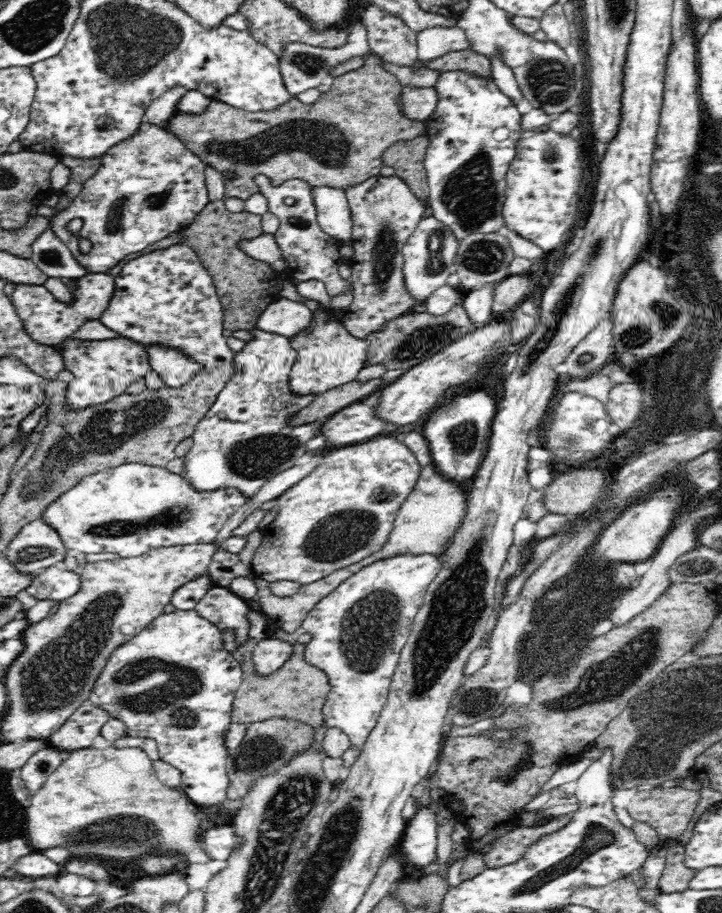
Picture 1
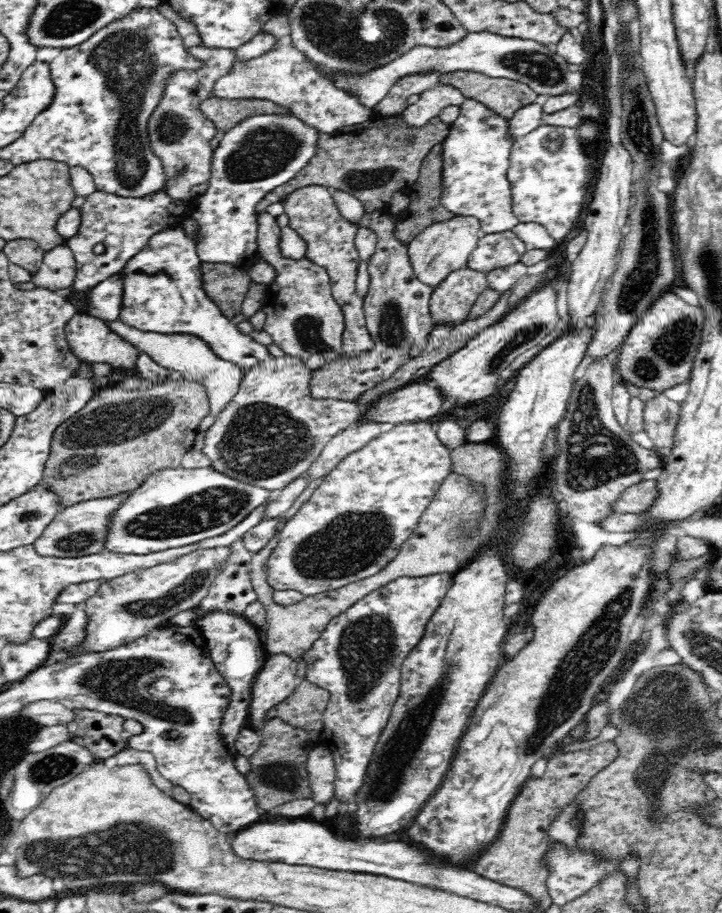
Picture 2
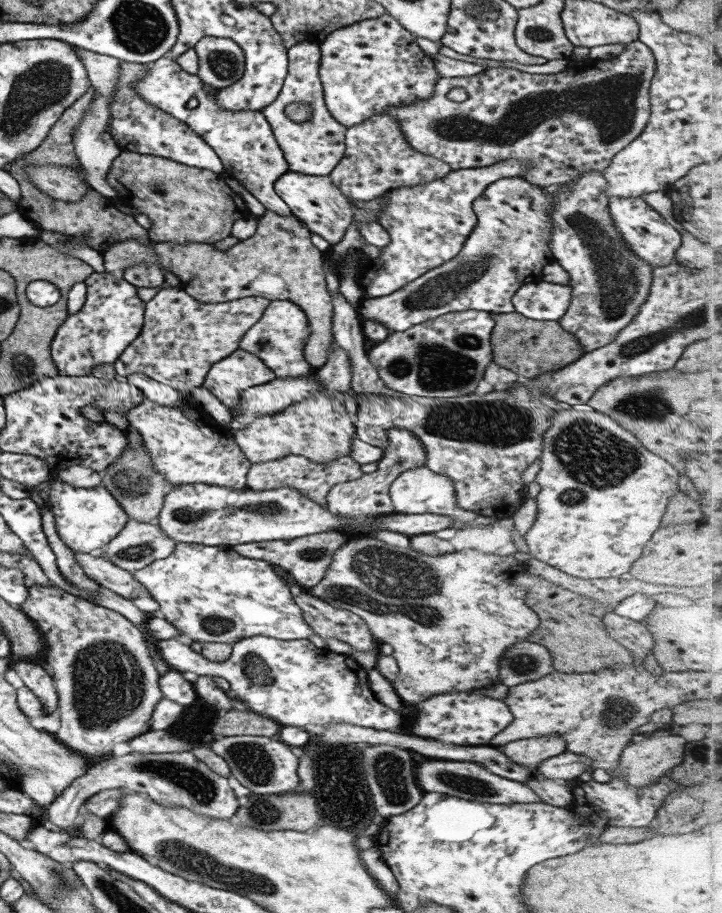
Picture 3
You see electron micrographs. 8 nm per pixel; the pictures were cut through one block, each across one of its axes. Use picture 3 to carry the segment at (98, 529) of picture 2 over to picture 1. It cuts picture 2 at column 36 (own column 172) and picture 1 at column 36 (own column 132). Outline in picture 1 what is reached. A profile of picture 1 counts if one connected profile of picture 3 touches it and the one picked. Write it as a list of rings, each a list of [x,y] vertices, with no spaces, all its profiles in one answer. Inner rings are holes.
[[[37,519],[20,530],[16,538],[11,540],[10,544],[7,545],[4,554],[14,563],[14,566],[16,566],[16,569],[18,569],[20,573],[36,574],[43,569],[58,564],[58,562],[62,562],[64,556],[66,556],[66,552],[69,551],[69,548],[66,548],[58,532],[44,520]]]

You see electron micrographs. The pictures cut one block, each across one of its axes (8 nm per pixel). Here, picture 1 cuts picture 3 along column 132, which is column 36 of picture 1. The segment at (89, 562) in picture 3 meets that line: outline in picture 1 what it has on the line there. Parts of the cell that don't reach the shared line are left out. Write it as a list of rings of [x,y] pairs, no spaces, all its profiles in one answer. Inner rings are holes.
[[[56,565],[35,574],[26,588],[26,592],[37,600],[62,601],[74,596],[80,590],[80,575],[67,570],[60,570]]]

